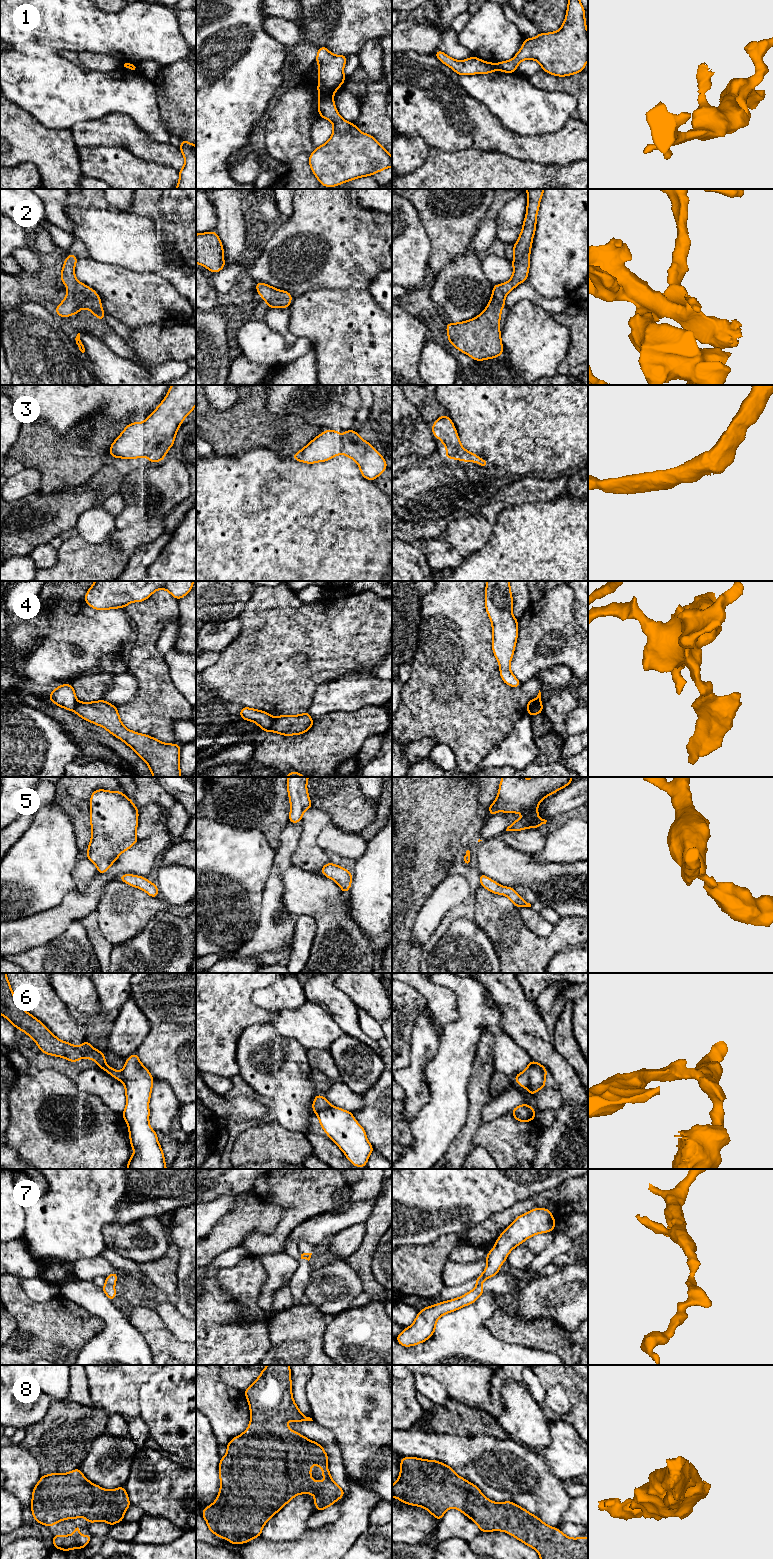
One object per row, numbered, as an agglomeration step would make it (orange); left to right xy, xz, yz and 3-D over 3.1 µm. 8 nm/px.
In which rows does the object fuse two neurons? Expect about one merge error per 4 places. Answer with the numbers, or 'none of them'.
1, 4, 6

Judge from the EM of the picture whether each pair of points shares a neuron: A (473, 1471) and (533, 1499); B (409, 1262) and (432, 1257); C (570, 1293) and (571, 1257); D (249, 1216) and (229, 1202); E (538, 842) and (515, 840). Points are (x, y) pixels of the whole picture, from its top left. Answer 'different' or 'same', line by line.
A: same
B: same
C: different
D: different
E: same

